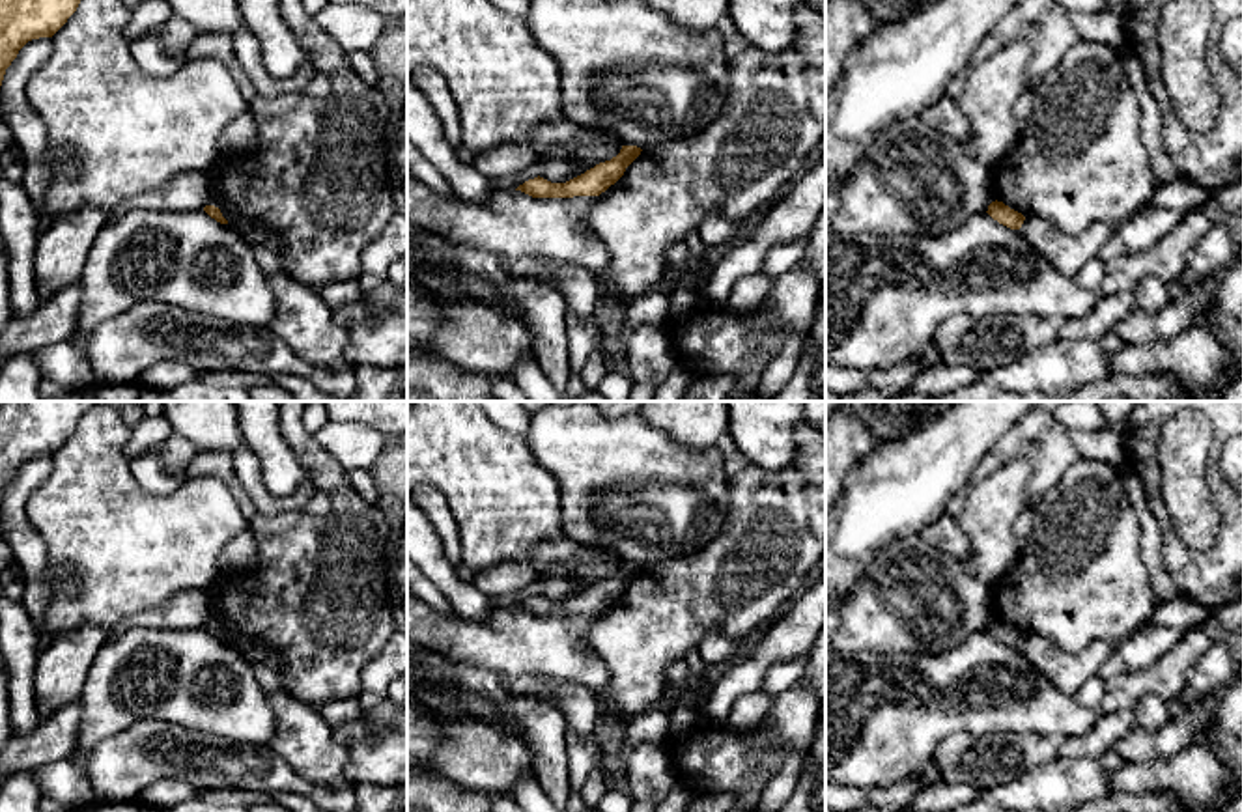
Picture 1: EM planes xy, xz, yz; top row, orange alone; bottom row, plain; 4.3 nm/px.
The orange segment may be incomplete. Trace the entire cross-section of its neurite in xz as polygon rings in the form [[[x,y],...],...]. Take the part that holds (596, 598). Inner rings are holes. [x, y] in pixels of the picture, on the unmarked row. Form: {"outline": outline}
{"outline": [[[622,564],[620,571],[611,579],[600,581],[566,601],[551,601],[538,594],[525,599],[515,609],[532,616],[600,614],[624,594],[626,586],[641,573],[641,569],[642,567],[637,564]]]}

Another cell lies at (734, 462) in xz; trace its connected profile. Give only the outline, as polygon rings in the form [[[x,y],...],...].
[[[728,431],[719,437],[717,448],[723,454],[725,472],[728,476],[732,476],[751,465],[749,459],[740,452],[740,448],[736,446],[736,442]]]

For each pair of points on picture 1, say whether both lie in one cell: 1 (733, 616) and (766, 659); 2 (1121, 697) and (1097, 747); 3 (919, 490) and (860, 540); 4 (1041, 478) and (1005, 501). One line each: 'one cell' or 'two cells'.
1: two cells
2: two cells
3: one cell
4: two cells

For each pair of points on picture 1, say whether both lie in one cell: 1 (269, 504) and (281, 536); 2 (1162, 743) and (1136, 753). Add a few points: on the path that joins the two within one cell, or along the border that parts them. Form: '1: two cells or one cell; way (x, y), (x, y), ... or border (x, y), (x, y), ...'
1: two cells; border (301, 508), (286, 508), (273, 516), (258, 514)
2: one cell; way (1157, 745), (1142, 747)

